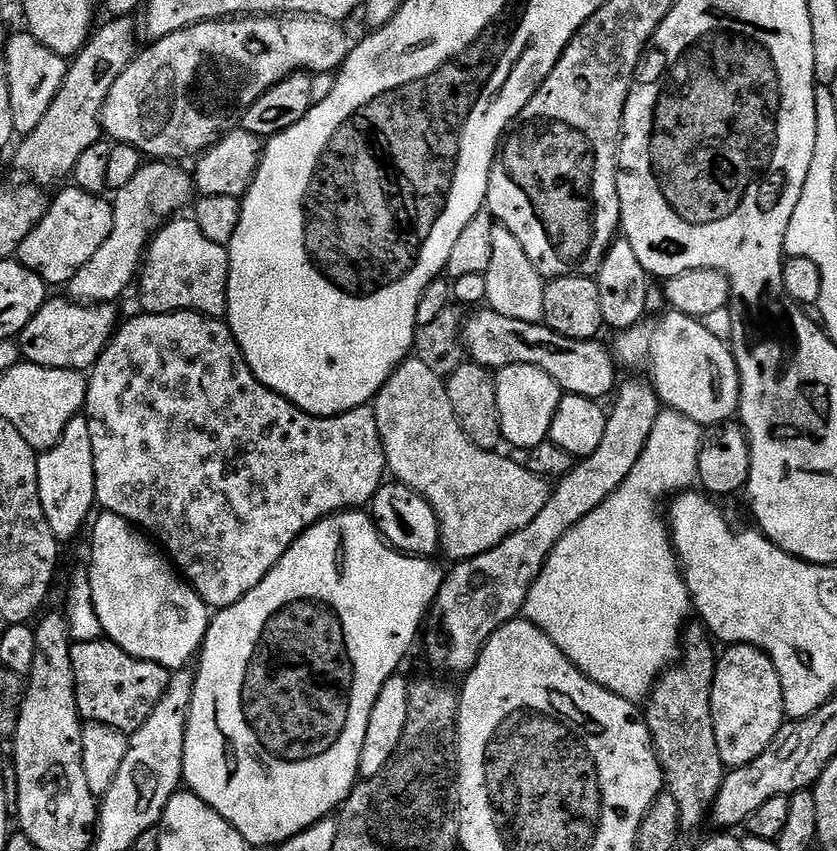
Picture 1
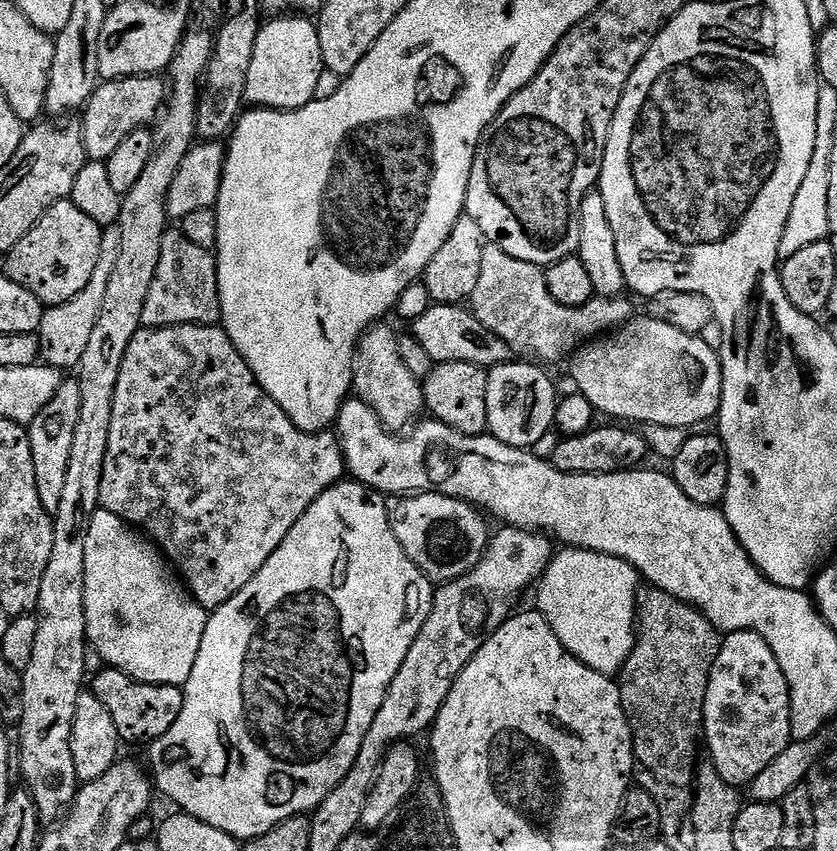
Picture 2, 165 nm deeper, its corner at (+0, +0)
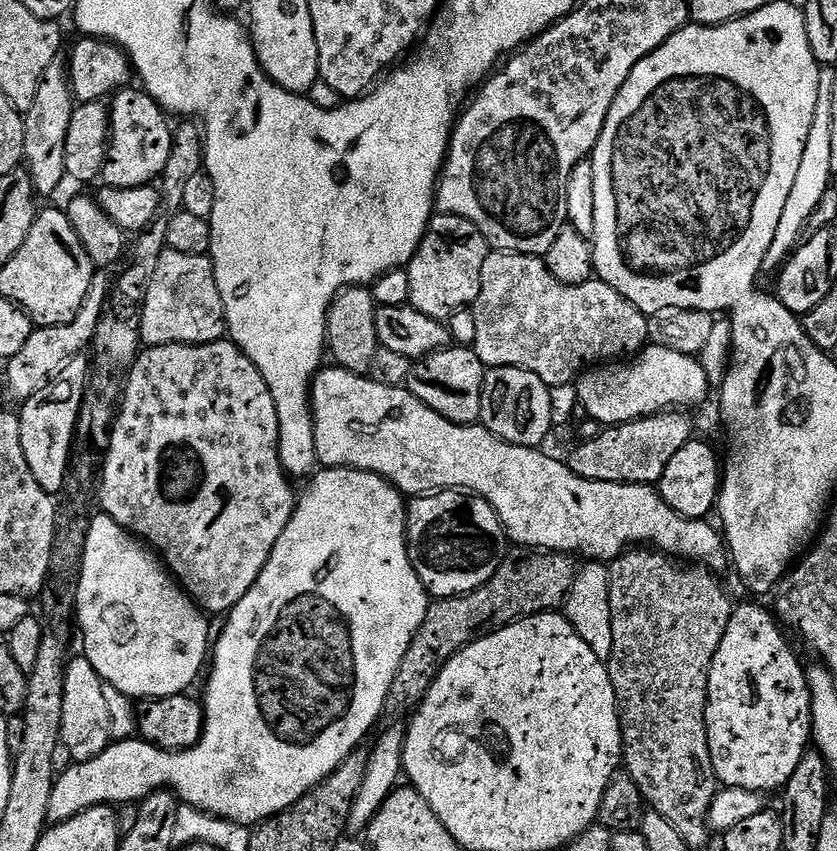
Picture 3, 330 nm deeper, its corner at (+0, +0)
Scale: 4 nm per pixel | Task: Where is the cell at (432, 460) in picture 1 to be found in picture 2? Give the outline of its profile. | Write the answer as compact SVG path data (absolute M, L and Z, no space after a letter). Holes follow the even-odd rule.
M381 322L369 328L361 338L356 348L352 386L355 395L374 410L380 423L389 432L400 434L425 415L424 386L414 374L410 374L410 370L406 370L406 362L402 362L400 353L398 332L386 325Z

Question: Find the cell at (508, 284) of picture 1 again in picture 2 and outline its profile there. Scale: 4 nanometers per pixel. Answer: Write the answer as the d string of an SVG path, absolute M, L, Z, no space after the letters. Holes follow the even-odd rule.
M485 243L482 250L482 274L470 301L472 315L506 342L517 353L529 352L537 361L567 361L577 348L619 330L633 319L632 304L628 298L593 298L581 308L567 308L554 298L546 286L545 269L518 258L510 258L498 246Z

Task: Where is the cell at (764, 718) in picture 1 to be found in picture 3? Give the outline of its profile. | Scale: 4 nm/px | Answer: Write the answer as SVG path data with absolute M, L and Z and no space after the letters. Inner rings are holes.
M756 604L733 607L726 634L710 666L708 701L704 711L712 771L717 781L726 788L741 788L761 794L779 793L783 789L798 762L802 762L804 753L809 751L812 734L808 673L805 665L800 665L787 638L780 633L777 617L769 609L768 612Z

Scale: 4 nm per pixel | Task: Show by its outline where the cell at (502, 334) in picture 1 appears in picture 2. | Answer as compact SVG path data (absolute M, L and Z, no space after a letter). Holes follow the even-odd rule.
M433 303L422 318L411 321L411 335L422 344L426 354L436 364L446 362L470 362L485 370L491 370L500 364L507 364L513 359L514 350L502 338L498 338L493 332L488 332L482 322L472 315L467 307L458 304Z

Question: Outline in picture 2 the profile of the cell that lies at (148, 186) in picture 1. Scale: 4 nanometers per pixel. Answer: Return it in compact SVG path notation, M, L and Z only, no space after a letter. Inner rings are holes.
M113 226L104 229L102 254L98 258L98 266L94 266L94 274L90 277L90 282L86 282L86 290L82 290L82 294L74 294L74 298L70 298L70 302L45 307L38 339L40 356L48 367L61 370L79 369L82 353L85 352L86 346L90 342L90 333L94 331L94 326L98 326L98 314L102 314L106 286L110 282L110 274L114 274L114 266L118 266L118 250L121 246L122 234L119 227Z

